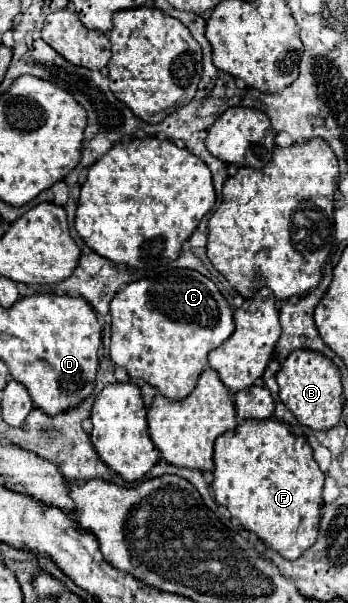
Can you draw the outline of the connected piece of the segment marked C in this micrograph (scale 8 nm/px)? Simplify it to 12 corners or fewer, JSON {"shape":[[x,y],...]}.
{"shape":[[196,270],[110,302],[110,358],[186,398],[232,308]]}

